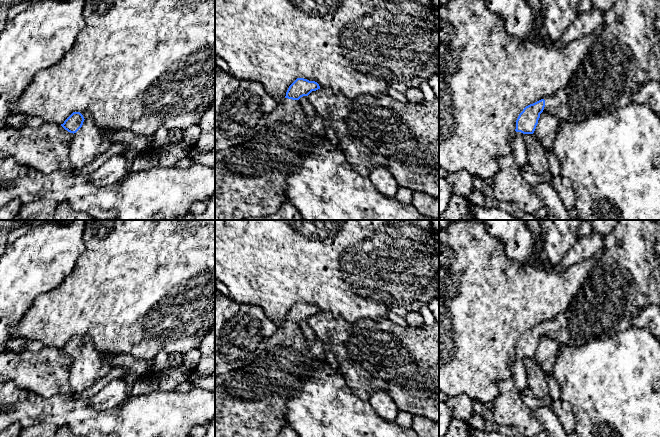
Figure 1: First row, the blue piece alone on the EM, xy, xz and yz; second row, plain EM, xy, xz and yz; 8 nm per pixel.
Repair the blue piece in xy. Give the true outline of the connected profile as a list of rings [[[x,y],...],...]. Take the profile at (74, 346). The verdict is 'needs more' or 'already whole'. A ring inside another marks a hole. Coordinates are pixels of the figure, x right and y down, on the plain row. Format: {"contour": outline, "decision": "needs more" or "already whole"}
{"contour": [[[73,336],[61,350],[74,358],[70,385],[76,394],[92,387],[112,370],[93,343],[85,343],[80,336]]], "decision": "needs more"}

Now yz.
{"contour": [[[619,220],[612,232],[604,237],[603,252],[597,266],[592,270],[584,285],[576,294],[567,310],[554,320],[546,321],[526,330],[516,344],[515,358],[511,362],[511,378],[520,393],[526,387],[525,358],[533,358],[540,338],[551,338],[560,346],[582,346],[590,340],[611,337],[633,327],[632,318],[650,304],[660,306],[660,262],[655,246],[660,243],[660,223],[656,220]]], "decision": "needs more"}

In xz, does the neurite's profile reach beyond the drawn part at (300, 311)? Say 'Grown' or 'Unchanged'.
Grown

